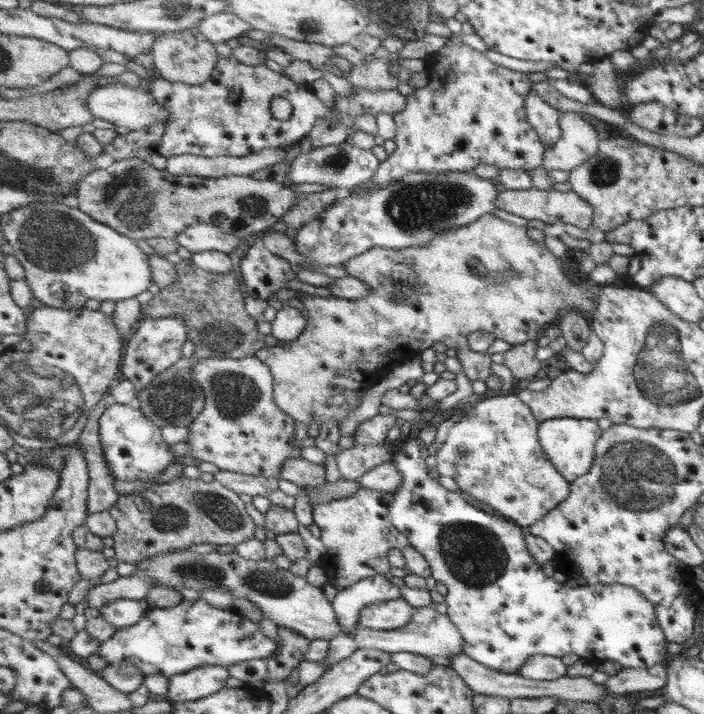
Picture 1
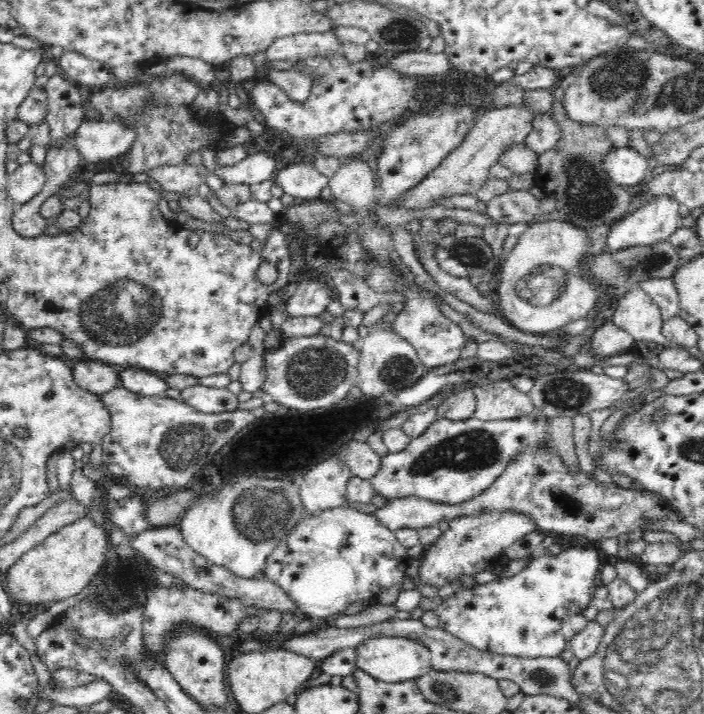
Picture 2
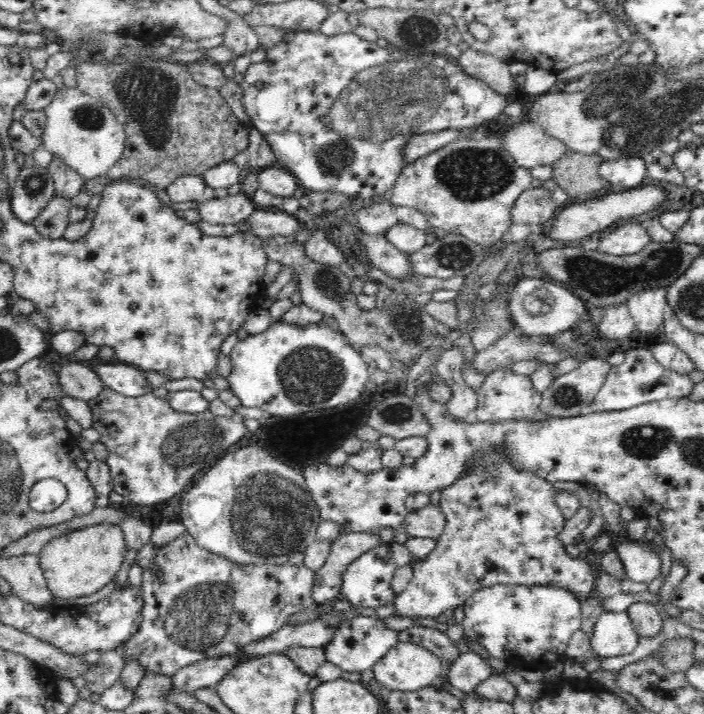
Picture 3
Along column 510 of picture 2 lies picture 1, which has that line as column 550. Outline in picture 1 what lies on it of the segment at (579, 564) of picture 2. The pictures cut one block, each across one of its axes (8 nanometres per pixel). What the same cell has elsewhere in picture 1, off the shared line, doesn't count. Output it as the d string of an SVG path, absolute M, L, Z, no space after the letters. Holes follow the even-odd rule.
M407 438L401 444L393 446L390 449L390 453L393 455L392 462L398 469L402 471L404 481L401 488L396 490L395 496L392 499L391 508L389 514L392 523L395 525L397 530L400 530L408 541L429 561L432 568L432 577L438 582L442 583L448 589L446 595L446 605L448 610L448 616L451 618L451 622L457 626L457 630L461 632L463 636L464 652L471 656L477 662L481 662L483 666L491 667L493 670L499 670L499 672L517 673L517 670L531 658L534 654L546 654L548 656L557 656L563 659L569 654L577 654L581 659L585 659L591 666L597 666L603 664L605 660L611 660L617 662L623 668L639 669L649 668L656 665L666 667L665 655L668 654L665 650L667 645L666 638L662 634L662 628L658 626L657 613L654 611L654 606L649 602L648 599L643 598L639 595L639 592L634 587L623 586L620 584L601 585L595 586L583 586L569 587L565 585L565 582L557 582L551 576L547 576L543 572L541 565L535 560L535 557L529 552L521 527L516 525L511 520L505 520L497 518L495 514L489 514L479 508L475 508L473 504L469 504L467 500L463 500L458 491L449 491L445 486L437 481L437 479L429 476L429 468L427 467L427 456L429 456L429 450L425 447L425 444L421 441L421 438Z

